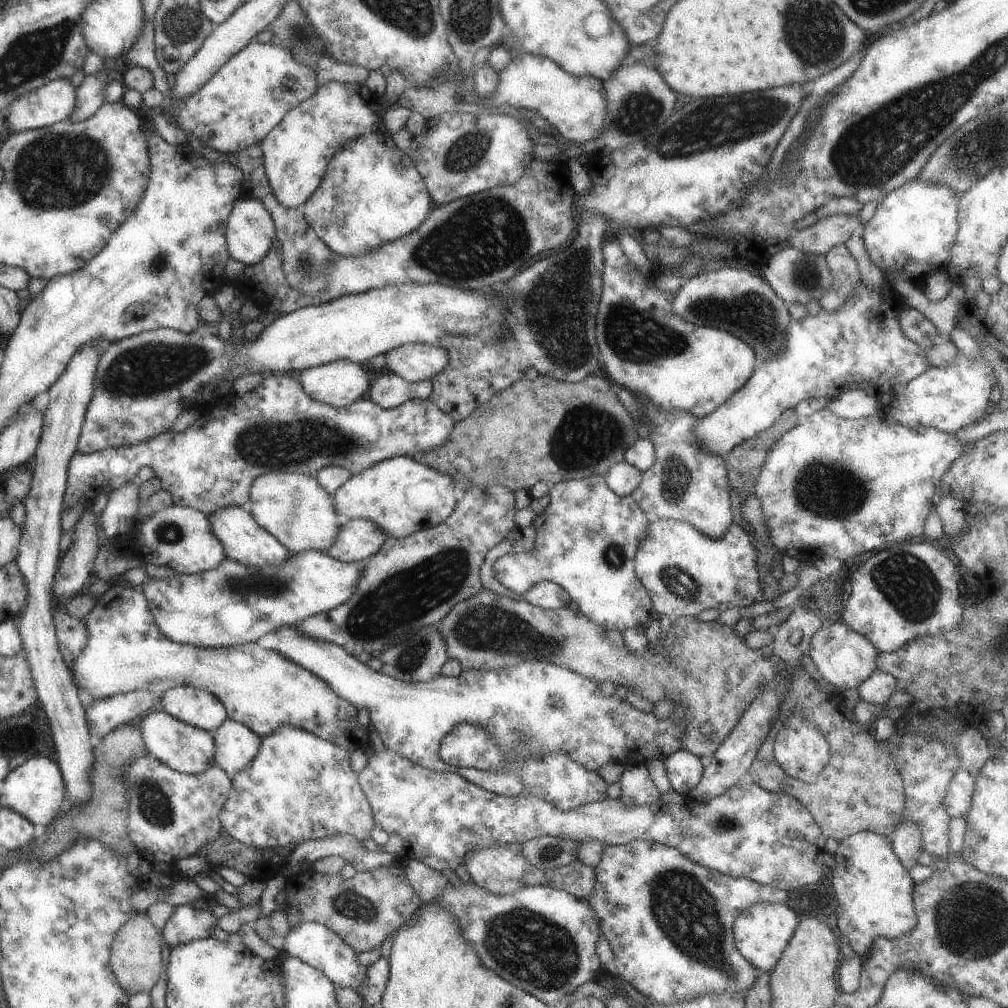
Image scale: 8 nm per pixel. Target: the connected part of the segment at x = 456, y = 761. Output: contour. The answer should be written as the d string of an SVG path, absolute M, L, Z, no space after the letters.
M462 723L442 739L440 758L449 765L494 769L500 772L503 757L483 728Z

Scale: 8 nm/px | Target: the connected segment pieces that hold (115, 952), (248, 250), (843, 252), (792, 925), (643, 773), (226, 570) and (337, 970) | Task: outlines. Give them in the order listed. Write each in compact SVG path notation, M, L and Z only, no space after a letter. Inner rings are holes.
M134 913L115 934L114 942L111 944L111 955L109 965L117 978L118 984L130 995L150 992L162 972L164 972L164 956L162 956L163 938L144 913Z
M242 196L235 202L226 219L225 241L229 256L244 265L252 266L265 258L277 241L274 221L261 200Z
M845 243L833 246L825 254L825 259L833 281L830 290L825 292L819 304L825 311L834 312L854 294L861 280L860 271Z
M756 903L743 910L734 921L733 936L740 954L758 971L769 973L778 962L798 923L796 912L784 903Z
M646 764L625 766L625 771L618 780L620 783L621 803L628 807L632 805L652 805L660 801L661 792L652 782Z
M307 550L290 555L282 564L262 568L254 568L226 557L217 567L193 575L176 573L164 579L147 577L138 590L146 597L155 623L166 638L198 648L236 647L256 642L261 636L281 626L297 625L309 616L346 602L357 588L362 571L357 562L345 563L326 553Z
M304 921L294 925L285 936L283 949L289 957L296 957L298 960L320 970L326 978L331 980L337 990L344 987L354 988L355 990L366 970L365 966L356 964L358 953L351 946L348 946L339 934L314 921Z

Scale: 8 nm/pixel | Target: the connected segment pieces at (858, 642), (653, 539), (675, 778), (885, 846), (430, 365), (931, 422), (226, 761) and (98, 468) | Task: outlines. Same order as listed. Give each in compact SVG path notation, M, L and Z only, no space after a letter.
M836 618L825 622L823 627L812 637L808 656L818 668L818 672L822 674L822 678L843 692L848 688L858 688L877 670L878 653L879 650L864 635L848 628Z
M651 517L650 523L650 534L643 540L641 547L638 549L637 555L634 557L635 569L640 582L644 585L644 588L649 592L650 600L652 601L653 609L658 612L658 614L666 614L671 620L677 617L683 616L696 616L700 614L703 610L709 608L720 608L721 612L731 608L746 609L752 603L754 603L758 596L761 594L761 578L759 575L759 564L757 562L757 552L755 551L755 544L753 536L738 523L732 523L730 528L722 535L720 538L712 538L707 534L704 534L701 530L690 526L683 522L673 521L672 519L658 519Z
M682 748L663 760L671 788L688 797L688 793L700 782L705 769L700 757Z
M858 831L839 841L833 856L836 864L828 877L839 911L836 932L848 940L856 955L866 956L875 938L894 940L914 928L917 920L913 907L915 883L909 870L898 860L889 837Z
M403 344L384 353L386 370L407 381L421 381L440 372L449 361L449 354L438 345Z
M958 349L948 364L930 365L926 371L906 383L904 394L894 393L890 413L894 420L907 427L936 427L954 433L986 416L990 391L996 383L997 378L990 365Z
M226 719L213 733L214 764L233 779L258 754L262 737L245 724Z
M278 372L263 375L262 384L243 395L237 395L231 407L219 408L214 418L204 418L204 424L200 424L198 419L183 432L170 430L128 447L106 447L93 453L76 451L67 464L64 511L80 503L90 506L99 494L111 493L123 484L136 481L138 470L142 466L150 466L157 474L161 488L172 495L173 504L192 507L209 516L225 506L246 505L250 487L259 476L282 471L315 477L320 468L330 465L344 467L352 474L358 474L393 456L414 457L430 449L435 450L444 444L456 423L428 399L410 399L397 407L383 409L364 397L350 406L336 408L311 399L301 387L298 374Z

